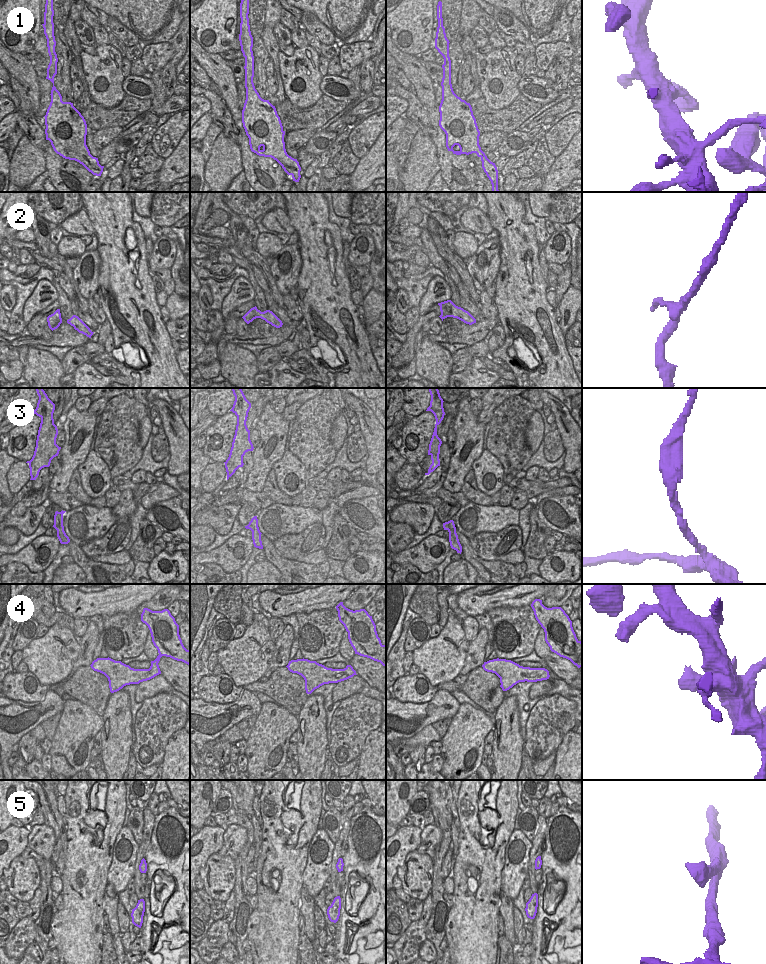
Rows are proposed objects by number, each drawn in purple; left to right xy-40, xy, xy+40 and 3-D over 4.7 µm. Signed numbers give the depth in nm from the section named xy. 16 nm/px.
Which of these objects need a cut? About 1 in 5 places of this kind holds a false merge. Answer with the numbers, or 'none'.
1, 2

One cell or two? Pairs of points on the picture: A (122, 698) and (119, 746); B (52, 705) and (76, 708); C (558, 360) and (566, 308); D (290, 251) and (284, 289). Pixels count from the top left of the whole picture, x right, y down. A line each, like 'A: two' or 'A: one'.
A: one
B: two
C: two
D: one

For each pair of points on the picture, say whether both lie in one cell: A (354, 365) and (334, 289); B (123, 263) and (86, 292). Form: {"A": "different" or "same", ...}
{"A": "same", "B": "different"}

